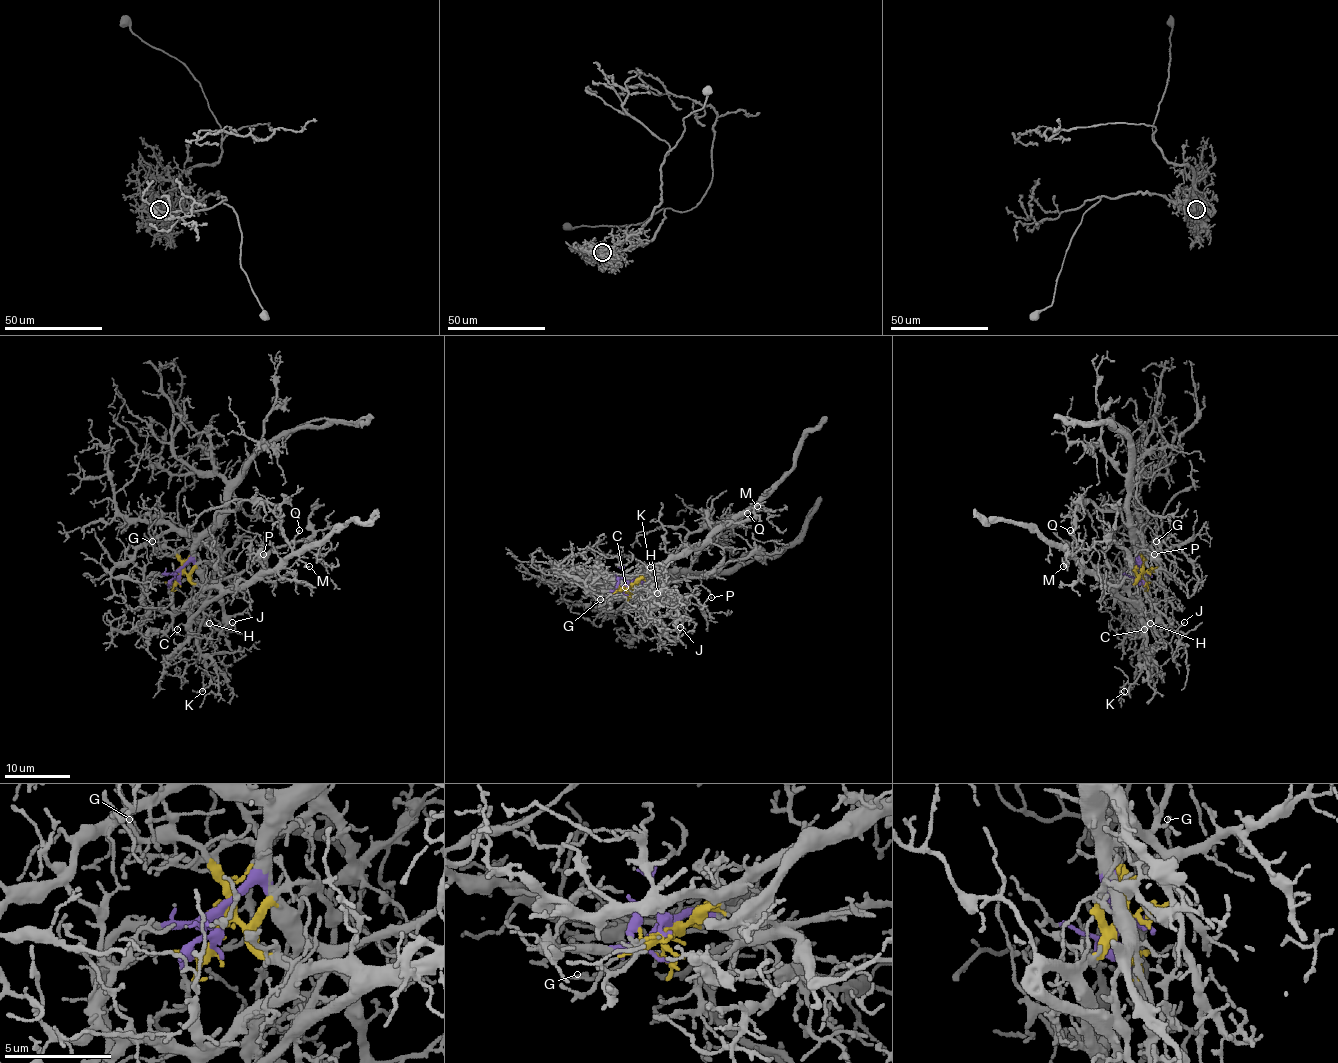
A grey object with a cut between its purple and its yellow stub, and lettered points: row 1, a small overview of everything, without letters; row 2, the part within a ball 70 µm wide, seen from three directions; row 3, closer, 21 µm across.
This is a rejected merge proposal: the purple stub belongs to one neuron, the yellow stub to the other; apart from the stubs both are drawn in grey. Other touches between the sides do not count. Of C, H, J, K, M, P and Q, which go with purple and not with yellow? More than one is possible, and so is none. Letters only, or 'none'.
J, P

